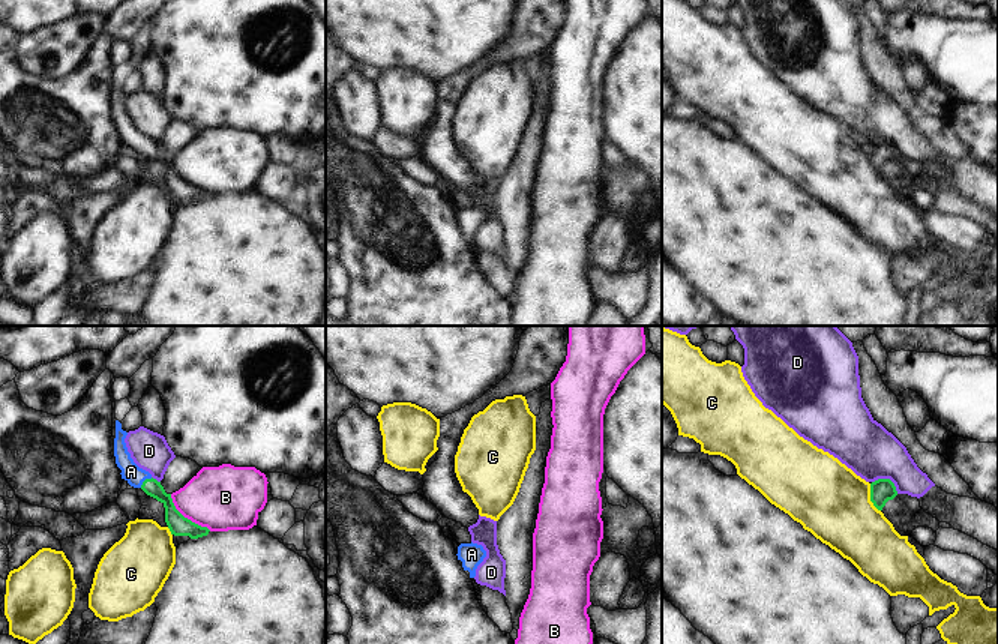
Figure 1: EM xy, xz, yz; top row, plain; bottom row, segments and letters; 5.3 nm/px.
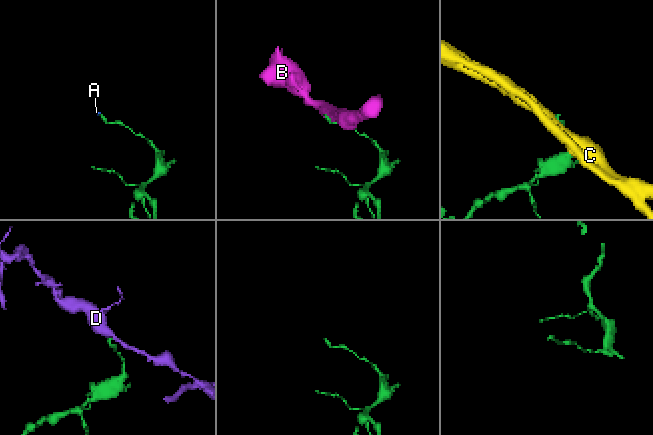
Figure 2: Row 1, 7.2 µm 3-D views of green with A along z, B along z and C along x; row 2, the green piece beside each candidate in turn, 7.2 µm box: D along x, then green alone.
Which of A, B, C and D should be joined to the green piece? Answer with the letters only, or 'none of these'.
A

